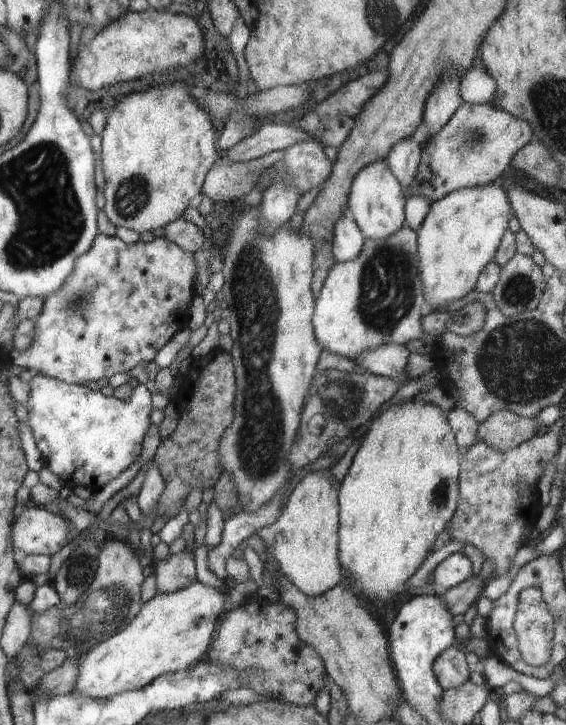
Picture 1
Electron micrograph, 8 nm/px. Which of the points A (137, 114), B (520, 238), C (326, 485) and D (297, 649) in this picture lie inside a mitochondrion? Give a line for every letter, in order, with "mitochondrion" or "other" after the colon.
A: other
B: other
C: other
D: other

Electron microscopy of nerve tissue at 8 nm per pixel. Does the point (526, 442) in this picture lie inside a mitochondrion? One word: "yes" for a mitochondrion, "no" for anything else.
no

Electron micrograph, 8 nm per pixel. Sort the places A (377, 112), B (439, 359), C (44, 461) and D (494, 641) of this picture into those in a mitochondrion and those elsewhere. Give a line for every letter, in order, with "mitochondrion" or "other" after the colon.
A: other
B: other
C: other
D: other

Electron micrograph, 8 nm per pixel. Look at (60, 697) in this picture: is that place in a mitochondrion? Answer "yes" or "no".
no

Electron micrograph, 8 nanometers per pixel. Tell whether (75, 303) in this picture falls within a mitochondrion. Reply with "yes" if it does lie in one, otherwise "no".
yes

